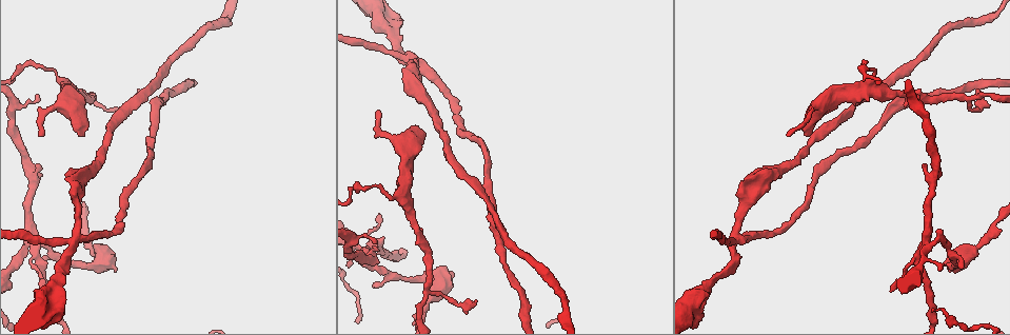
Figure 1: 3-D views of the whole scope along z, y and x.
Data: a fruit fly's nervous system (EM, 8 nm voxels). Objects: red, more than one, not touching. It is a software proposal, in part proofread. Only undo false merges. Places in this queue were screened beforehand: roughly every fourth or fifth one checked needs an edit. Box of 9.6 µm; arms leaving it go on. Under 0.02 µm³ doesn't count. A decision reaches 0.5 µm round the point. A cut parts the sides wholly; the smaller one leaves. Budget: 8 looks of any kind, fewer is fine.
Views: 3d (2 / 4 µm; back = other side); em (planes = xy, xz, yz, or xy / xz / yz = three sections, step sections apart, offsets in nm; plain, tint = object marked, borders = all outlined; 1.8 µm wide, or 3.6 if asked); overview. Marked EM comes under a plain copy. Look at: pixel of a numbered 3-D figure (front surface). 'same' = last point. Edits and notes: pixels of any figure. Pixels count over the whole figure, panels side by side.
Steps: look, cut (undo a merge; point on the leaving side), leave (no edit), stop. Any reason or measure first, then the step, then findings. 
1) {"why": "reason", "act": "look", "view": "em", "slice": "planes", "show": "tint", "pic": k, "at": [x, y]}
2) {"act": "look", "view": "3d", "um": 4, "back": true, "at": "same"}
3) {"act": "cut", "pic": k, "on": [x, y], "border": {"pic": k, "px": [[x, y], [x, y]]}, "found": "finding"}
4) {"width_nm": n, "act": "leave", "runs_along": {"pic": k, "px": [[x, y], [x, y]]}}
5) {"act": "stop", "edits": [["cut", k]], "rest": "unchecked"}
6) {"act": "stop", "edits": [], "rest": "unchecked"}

{"act": "look", "view": "3d", "um": 2, "back": true, "pic": 1, "at": [738, 237]}

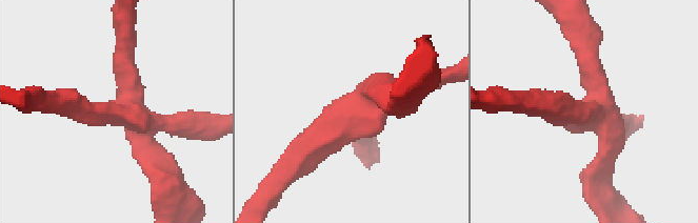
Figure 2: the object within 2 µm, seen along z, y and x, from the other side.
{"arms": 4, "act": "look", "view": "em", "slice": "planes", "show": "tint", "pic": 2, "at": [131, 112]}

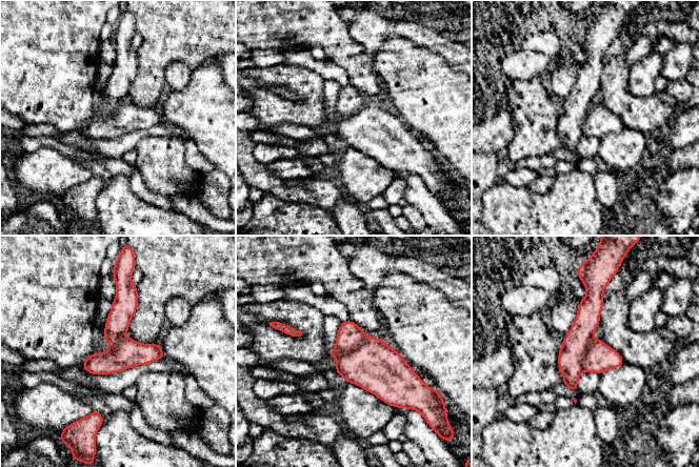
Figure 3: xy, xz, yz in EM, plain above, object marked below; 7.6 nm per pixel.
{"act": "cut", "pic": 3, "on": [374, 366], "part_leaving": {"pic": 3, "px": [[162, 356], [124, 354], [85, 366]]}, "found": "two neurons meet here"}

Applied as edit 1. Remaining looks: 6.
{"why": "redraw", "act": "look", "view": "overview"}

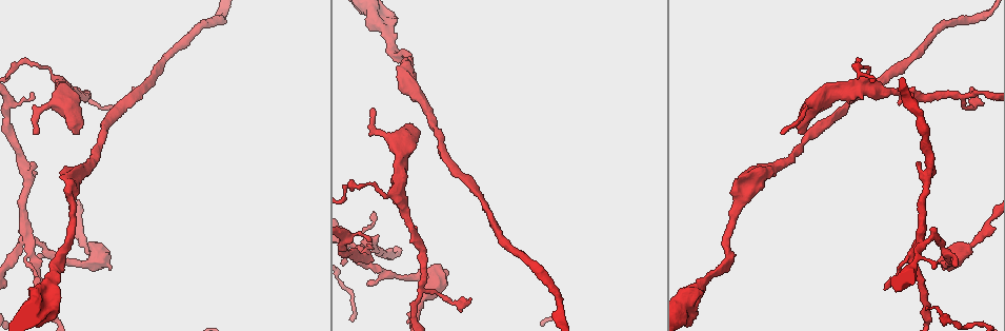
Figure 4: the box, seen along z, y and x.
{"why": "calibre changes", "act": "look", "view": "3d", "um": 4, "pic": 4, "at": [399, 140]}

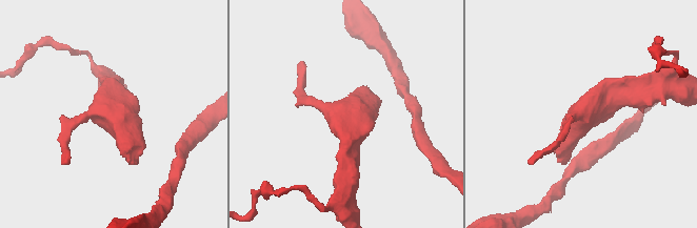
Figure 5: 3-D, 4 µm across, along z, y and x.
{"act": "look", "view": "em", "slice": "xz", "step": 4, "show": "borders", "pic": 5, "at": [585, 113]}

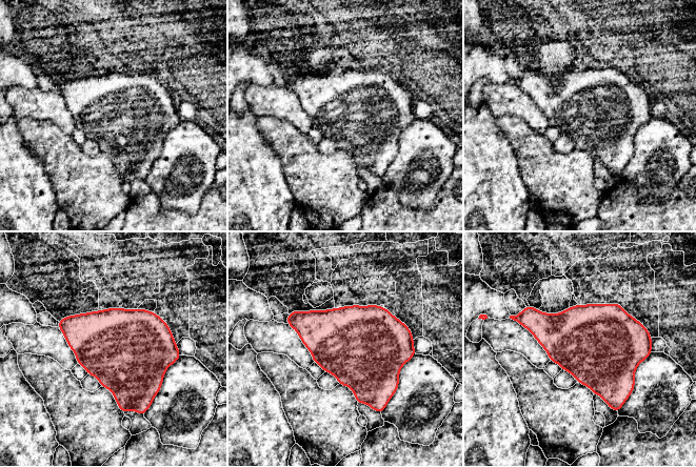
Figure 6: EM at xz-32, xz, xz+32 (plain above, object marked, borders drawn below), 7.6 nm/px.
{"act": "leave", "found": "continuous, no second neuron"}

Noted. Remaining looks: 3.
{"why": "three-way junction", "act": "look", "view": "3d", "um": 4, "pic": 4, "at": [420, 287]}

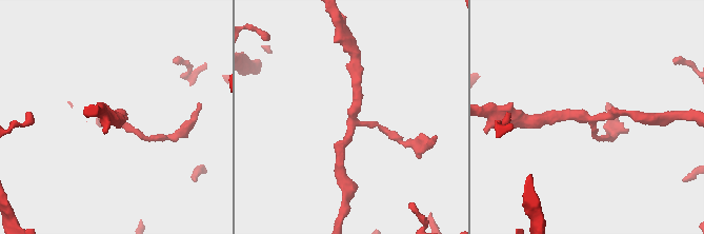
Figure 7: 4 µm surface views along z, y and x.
{"arms": 3, "act": "look", "view": "em", "slice": "xy", "step": 4, "show": "tint", "pic": 7, "at": [352, 117]}

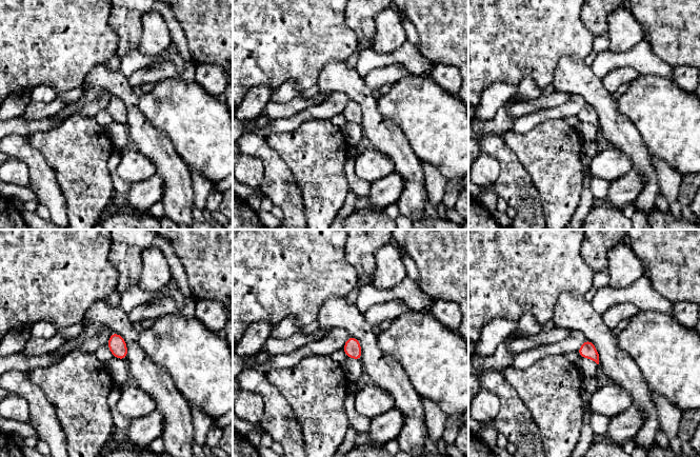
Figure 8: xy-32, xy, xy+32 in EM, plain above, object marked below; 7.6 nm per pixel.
{"act": "look", "view": "em", "slice": "planes", "show": "tint", "at": "same"}

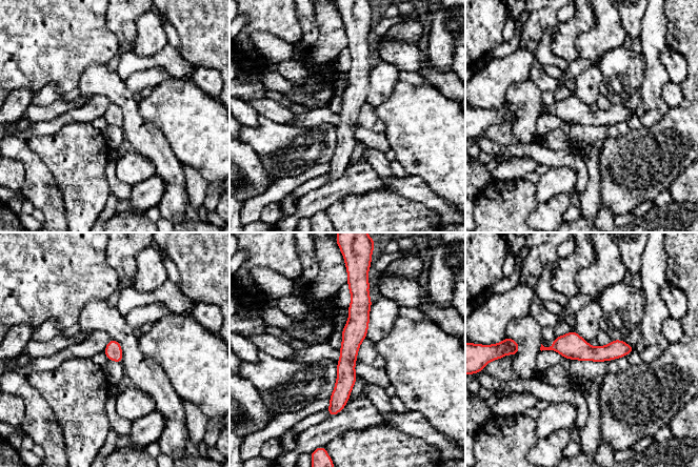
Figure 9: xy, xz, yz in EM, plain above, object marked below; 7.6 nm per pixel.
{"act": "leave", "runs_along": {"pic": 9, "px": [[353, 287], [357, 326], [332, 411]]}, "found": "continuous, no second neuron"}

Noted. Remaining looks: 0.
{"act": "stop", "edits": [["cut", 3]], "rest": "unchecked"}

